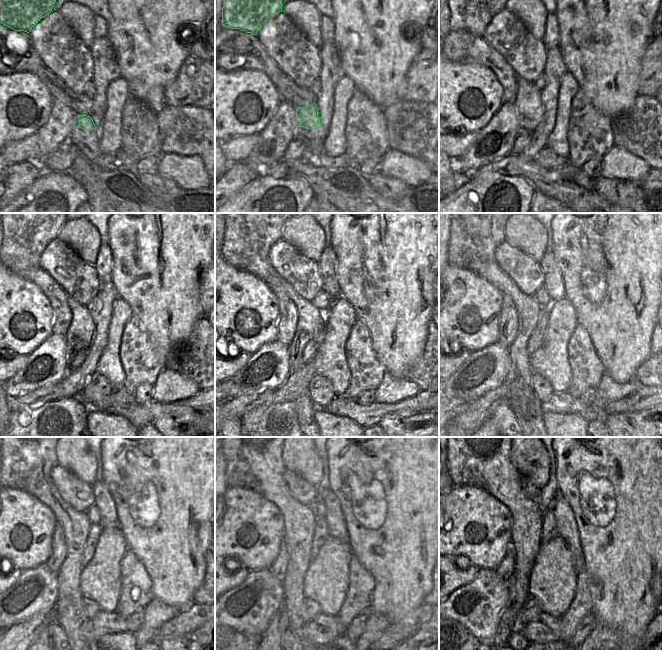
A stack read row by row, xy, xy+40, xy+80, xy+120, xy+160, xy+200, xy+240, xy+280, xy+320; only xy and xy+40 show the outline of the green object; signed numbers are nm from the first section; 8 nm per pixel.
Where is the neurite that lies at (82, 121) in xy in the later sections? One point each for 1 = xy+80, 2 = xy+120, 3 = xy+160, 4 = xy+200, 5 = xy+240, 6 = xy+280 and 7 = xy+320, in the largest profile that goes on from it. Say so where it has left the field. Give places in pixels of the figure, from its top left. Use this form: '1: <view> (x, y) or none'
1: xy+80 (528, 104)
2: xy+120 (80, 334)
3: xy+160 (250, 233)
4: xy+200 (475, 233)
5: xy+240 (28, 457)
6: xy+280 (253, 457)
7: xy+320 (480, 457)

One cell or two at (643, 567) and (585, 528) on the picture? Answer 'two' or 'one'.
one

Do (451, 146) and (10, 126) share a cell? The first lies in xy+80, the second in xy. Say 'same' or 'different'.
different

